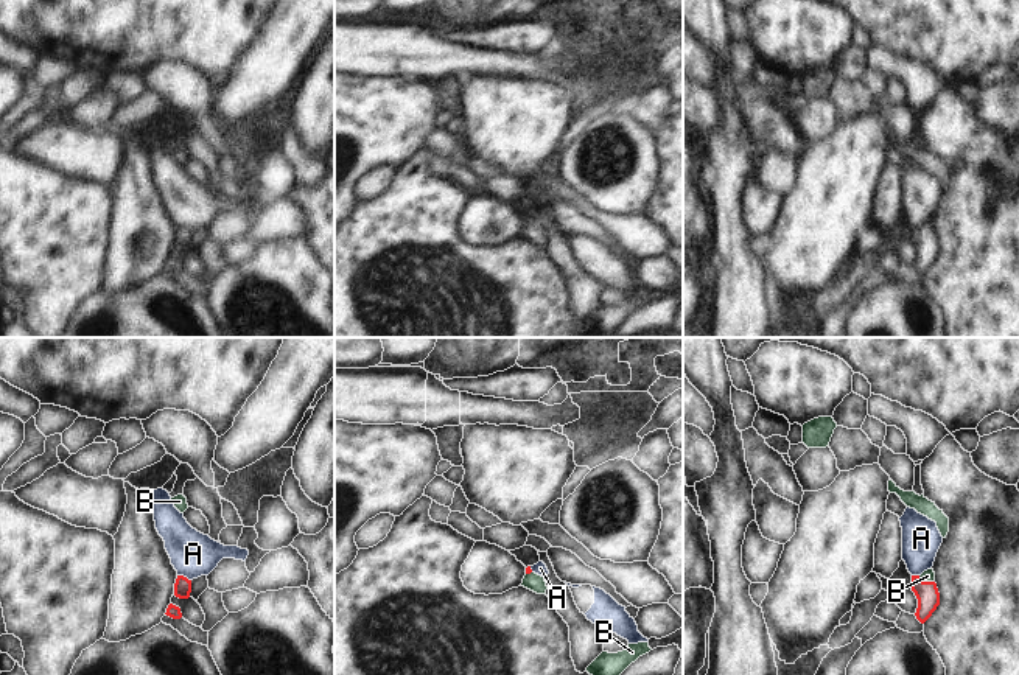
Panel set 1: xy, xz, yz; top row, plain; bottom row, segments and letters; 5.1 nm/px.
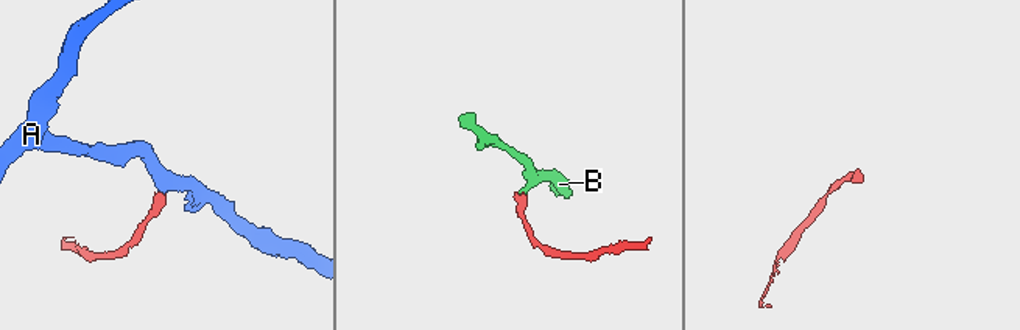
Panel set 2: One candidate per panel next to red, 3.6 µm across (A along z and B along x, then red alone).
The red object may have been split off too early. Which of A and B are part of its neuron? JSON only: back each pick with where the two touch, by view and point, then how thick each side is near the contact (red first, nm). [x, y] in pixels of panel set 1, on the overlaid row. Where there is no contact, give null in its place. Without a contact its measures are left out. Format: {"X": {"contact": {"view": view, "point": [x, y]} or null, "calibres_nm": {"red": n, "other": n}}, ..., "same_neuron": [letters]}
{"B": {"contact": {"view": "yz", "point": [926, 582]}, "calibres_nm": {"red": 120, "other": 60}}, "same_neuron": ["B"]}

